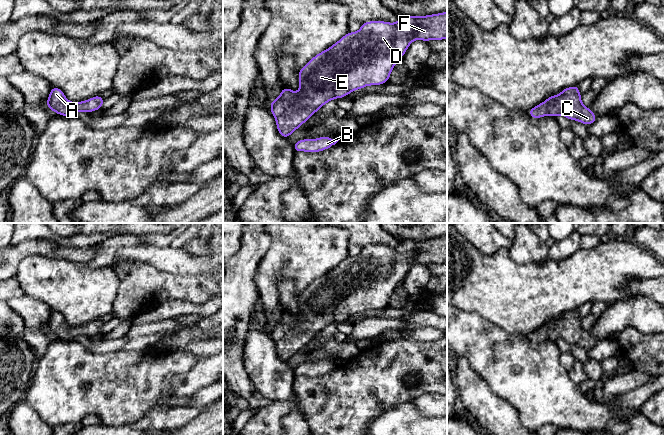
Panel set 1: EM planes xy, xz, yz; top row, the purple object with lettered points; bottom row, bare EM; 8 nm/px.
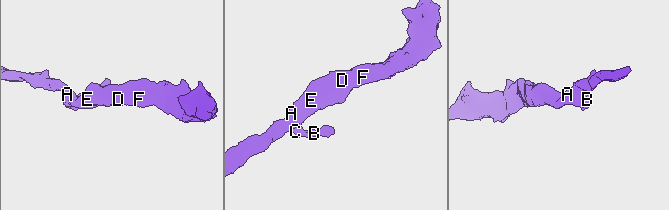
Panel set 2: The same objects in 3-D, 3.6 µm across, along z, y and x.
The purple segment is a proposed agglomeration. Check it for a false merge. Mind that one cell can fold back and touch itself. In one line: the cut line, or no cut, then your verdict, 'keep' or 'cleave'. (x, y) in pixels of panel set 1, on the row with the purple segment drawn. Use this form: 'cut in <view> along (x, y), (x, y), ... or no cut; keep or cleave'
no cut; keep

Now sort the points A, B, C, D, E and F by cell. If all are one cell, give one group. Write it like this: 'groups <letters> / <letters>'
groups A B C D E F

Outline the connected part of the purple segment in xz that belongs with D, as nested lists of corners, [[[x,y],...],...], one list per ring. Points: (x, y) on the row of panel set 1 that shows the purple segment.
[[[447,11],[425,16],[405,16],[396,23],[367,21],[357,32],[347,32],[328,49],[316,54],[298,71],[299,92],[283,87],[280,96],[270,103],[278,133],[288,137],[314,113],[333,99],[344,98],[355,90],[389,81],[397,61],[414,40],[446,40]]]

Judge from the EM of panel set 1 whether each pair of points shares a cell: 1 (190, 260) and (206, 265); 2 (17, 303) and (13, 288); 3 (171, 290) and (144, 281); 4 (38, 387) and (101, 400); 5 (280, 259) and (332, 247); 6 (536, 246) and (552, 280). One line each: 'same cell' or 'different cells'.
1: same cell
2: different cells
3: same cell
4: same cell
5: same cell
6: different cells

